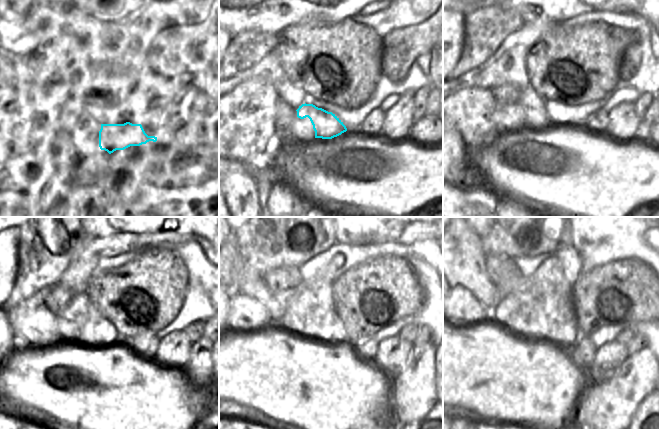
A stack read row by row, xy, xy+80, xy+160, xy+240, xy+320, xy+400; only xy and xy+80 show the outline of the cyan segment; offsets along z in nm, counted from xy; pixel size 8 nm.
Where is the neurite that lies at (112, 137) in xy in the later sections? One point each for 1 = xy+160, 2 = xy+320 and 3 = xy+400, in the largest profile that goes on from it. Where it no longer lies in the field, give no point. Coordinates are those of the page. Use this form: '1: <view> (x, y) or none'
1: xy+160 (536, 118)
2: xy+320 (256, 288)
3: xy+400 (463, 260)

